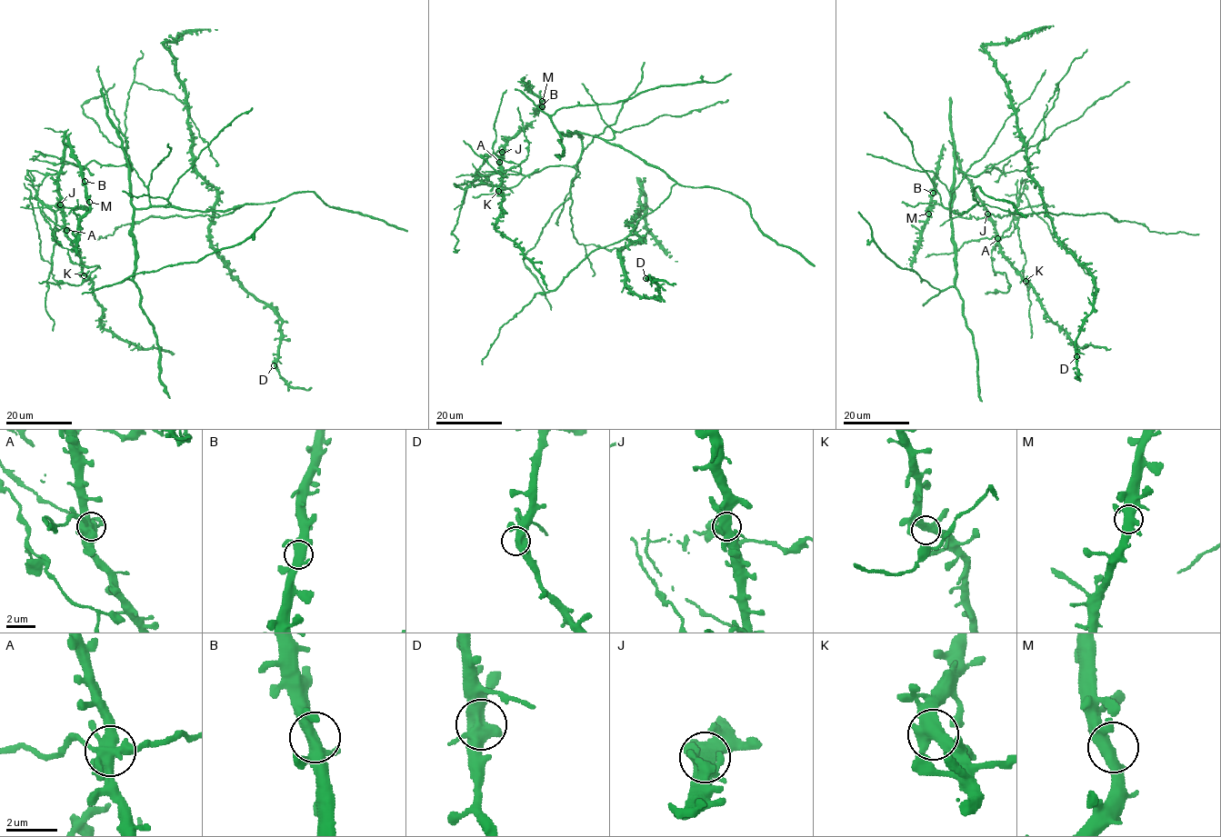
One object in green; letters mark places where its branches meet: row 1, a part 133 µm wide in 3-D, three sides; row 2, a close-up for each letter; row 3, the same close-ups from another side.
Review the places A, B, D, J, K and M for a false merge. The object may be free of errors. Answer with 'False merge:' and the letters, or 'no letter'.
False merge: A

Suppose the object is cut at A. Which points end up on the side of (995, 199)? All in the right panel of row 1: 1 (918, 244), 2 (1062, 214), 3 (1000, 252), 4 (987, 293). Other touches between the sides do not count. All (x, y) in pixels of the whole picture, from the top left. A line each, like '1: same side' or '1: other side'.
1: same side
2: same side
3: same side
4: other side

